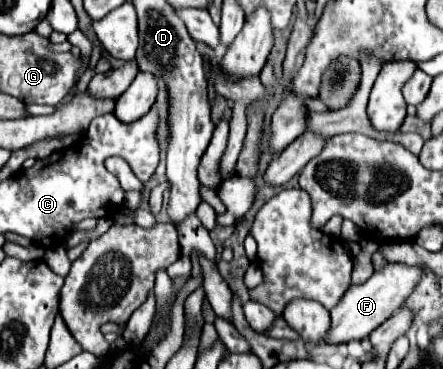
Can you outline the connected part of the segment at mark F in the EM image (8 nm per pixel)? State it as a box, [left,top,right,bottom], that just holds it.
[321,265,423,345]

